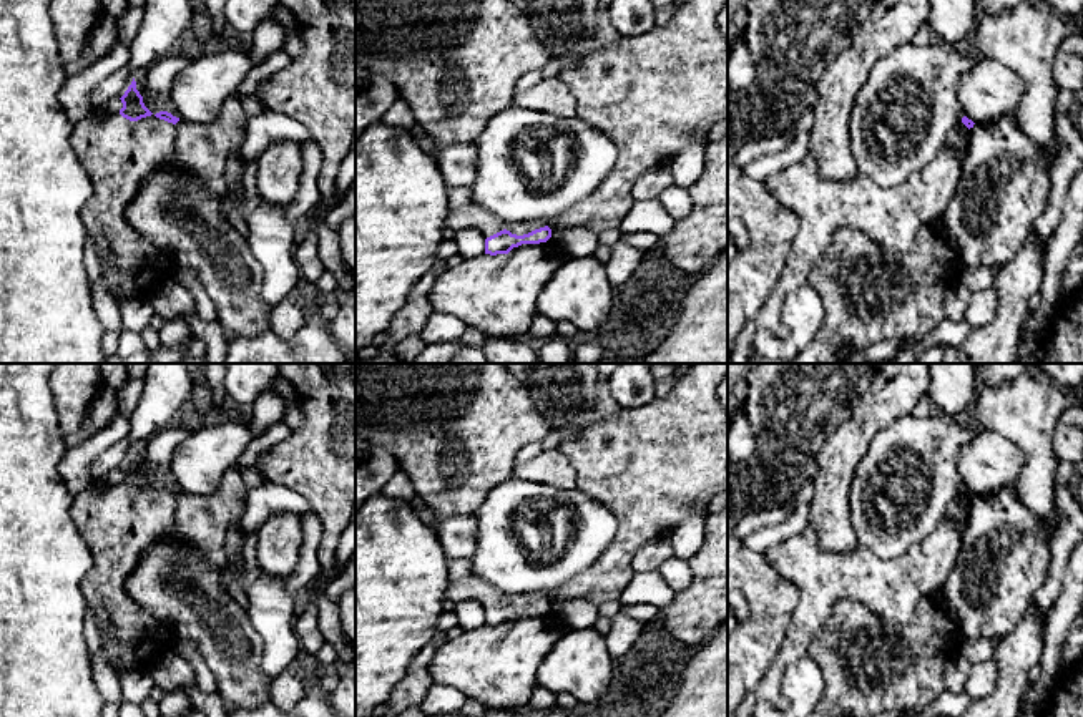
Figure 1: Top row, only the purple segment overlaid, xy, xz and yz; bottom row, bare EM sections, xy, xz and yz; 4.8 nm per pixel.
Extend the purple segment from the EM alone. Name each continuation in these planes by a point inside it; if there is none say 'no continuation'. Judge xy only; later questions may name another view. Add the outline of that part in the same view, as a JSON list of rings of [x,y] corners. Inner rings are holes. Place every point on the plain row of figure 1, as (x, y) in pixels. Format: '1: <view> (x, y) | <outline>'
1: xy (118, 526) | [[[113,485],[75,493],[71,518],[93,556],[81,591],[100,631],[101,651],[118,674],[148,669],[178,641],[126,589],[145,551],[174,531],[174,511],[176,496],[156,488],[130,493]]]

